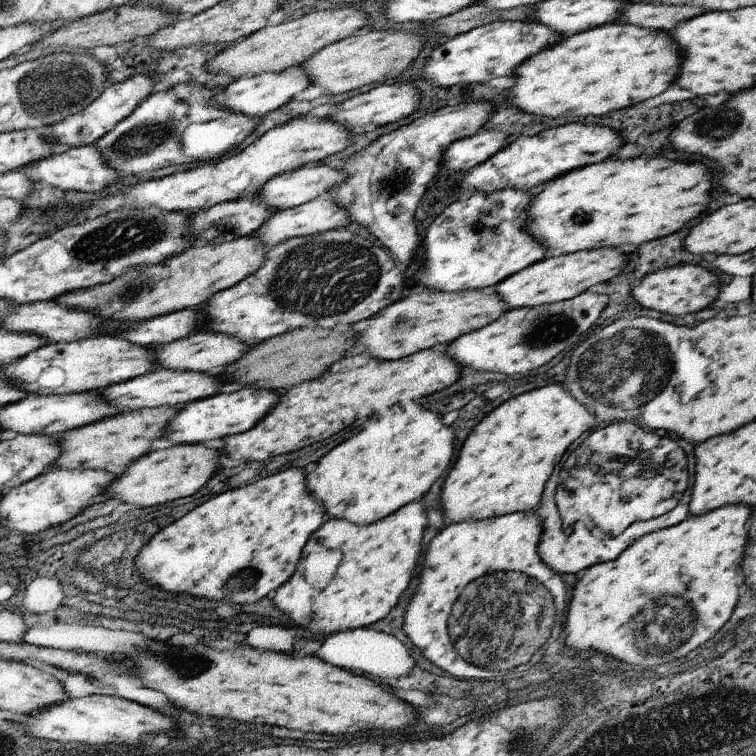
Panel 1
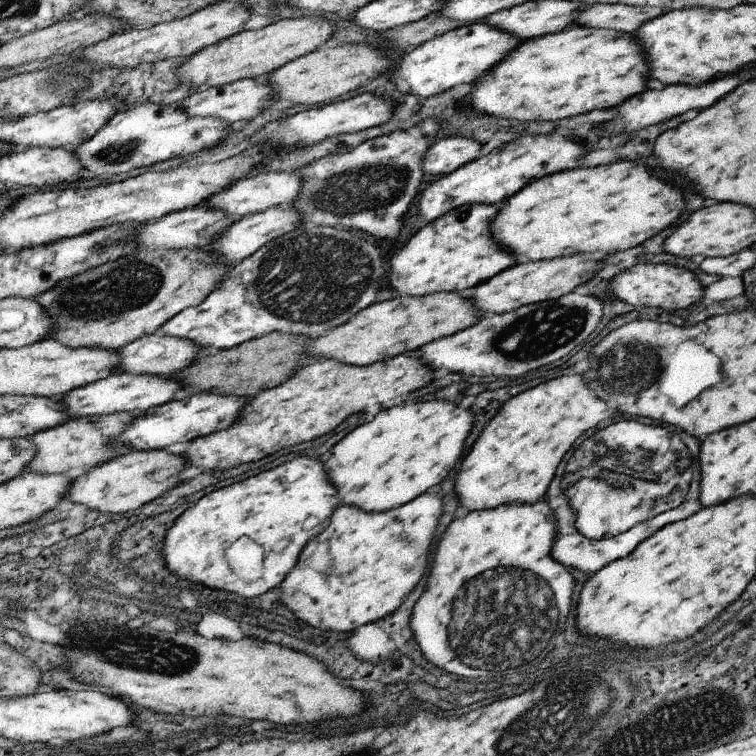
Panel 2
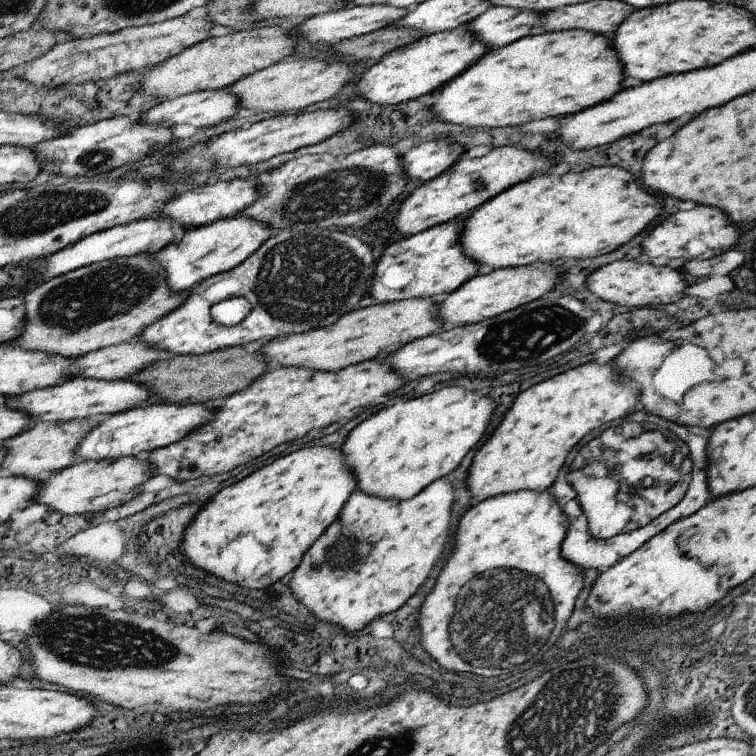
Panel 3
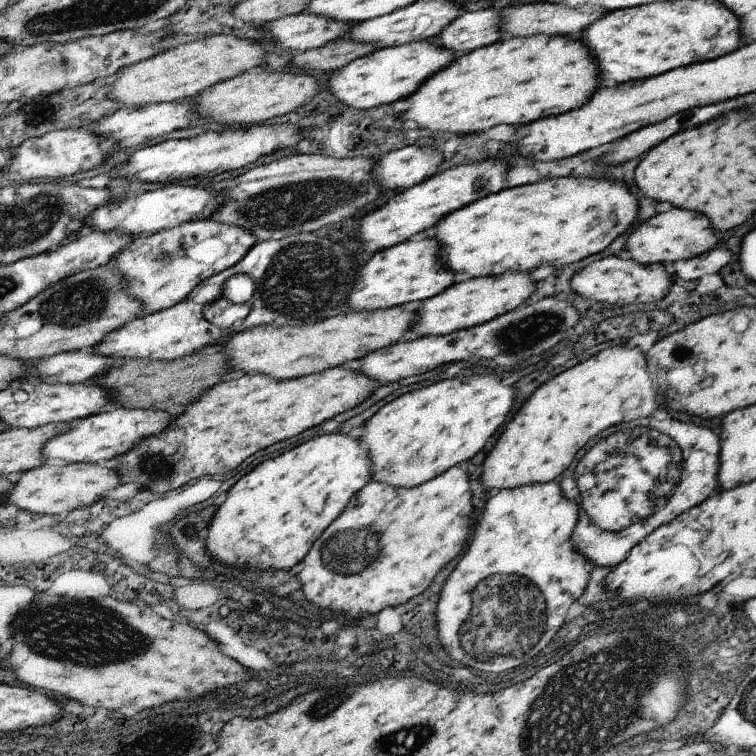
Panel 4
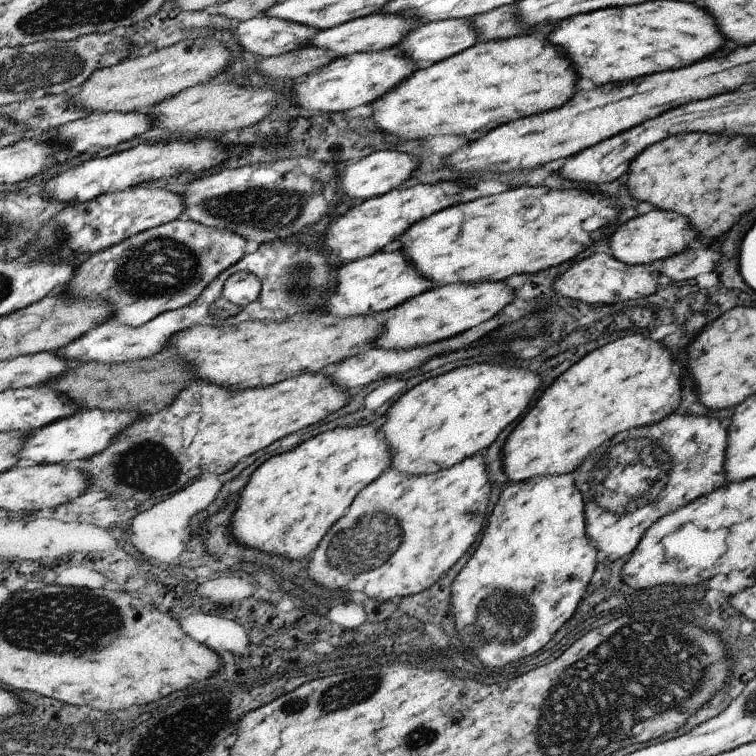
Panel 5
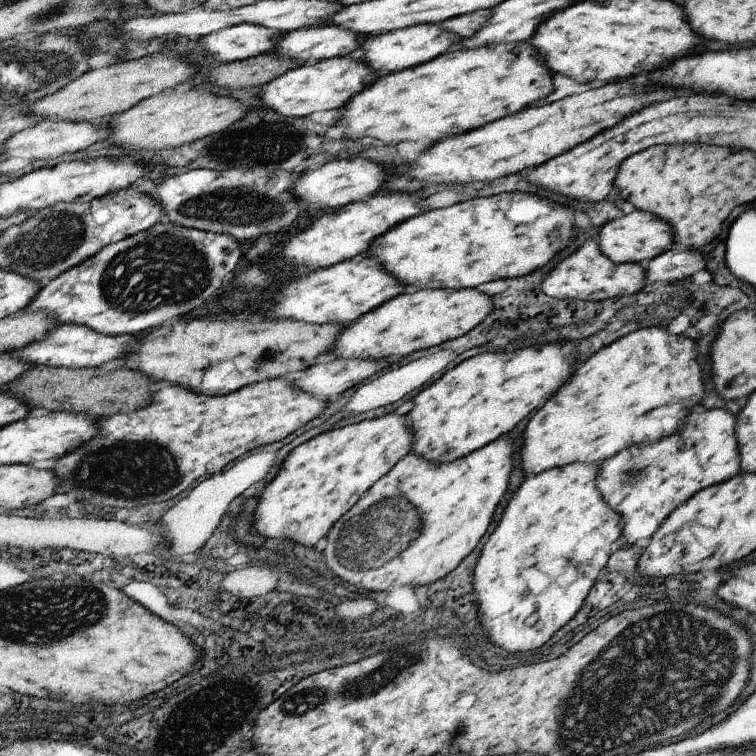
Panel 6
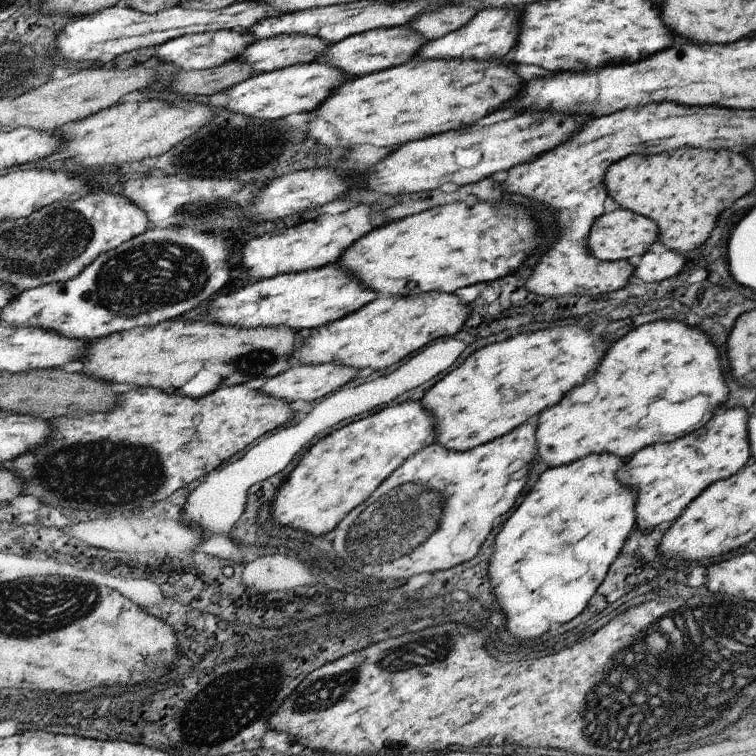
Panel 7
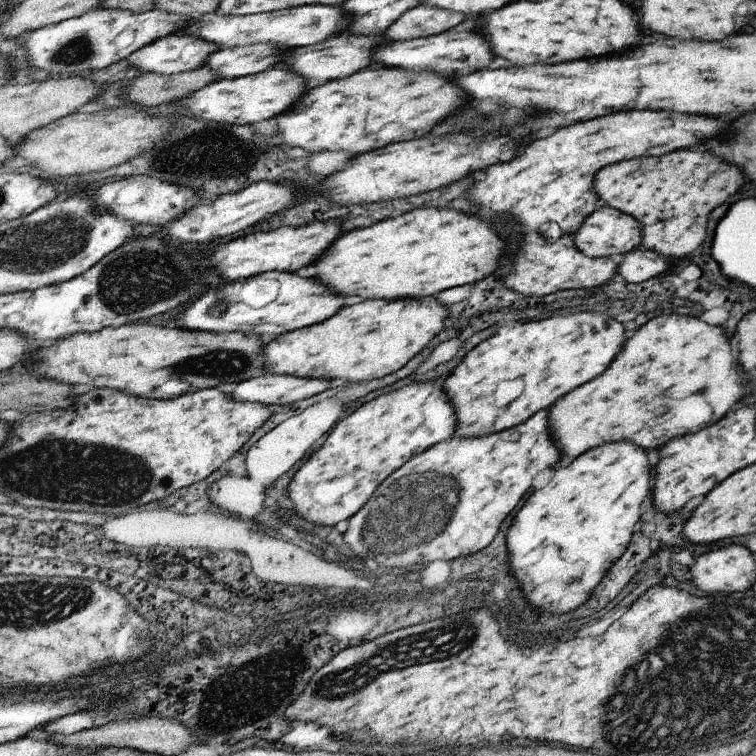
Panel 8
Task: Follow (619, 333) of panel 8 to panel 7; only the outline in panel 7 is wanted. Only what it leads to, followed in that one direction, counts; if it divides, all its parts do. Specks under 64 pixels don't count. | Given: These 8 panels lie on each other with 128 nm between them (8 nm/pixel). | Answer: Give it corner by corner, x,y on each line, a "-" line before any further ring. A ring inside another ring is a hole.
563,326
537,330
533,334
519,334
505,342
494,342
475,350
451,372
435,382
419,402
432,415
433,432
437,443
448,451
463,452
491,439
503,436
516,426
522,425
527,418
541,412
547,406
557,404
563,398
563,392
579,386
587,374
595,368
603,352
605,338
589,334
583,326

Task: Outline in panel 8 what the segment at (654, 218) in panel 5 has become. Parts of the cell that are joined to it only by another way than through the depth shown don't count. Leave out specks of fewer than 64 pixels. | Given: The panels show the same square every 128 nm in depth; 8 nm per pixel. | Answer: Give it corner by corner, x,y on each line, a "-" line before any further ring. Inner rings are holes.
611,207
596,208
588,214
578,226
574,234
576,250
591,258
608,257
613,254
626,254
640,245
642,241
642,226
629,215
623,214

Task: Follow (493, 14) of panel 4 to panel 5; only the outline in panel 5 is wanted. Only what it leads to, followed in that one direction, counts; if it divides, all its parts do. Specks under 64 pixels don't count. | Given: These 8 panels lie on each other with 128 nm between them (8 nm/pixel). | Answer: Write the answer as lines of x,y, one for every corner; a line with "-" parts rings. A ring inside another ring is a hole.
455,18
439,21
430,21
429,23
419,24
415,30
406,35
397,46
402,53
408,57
416,69
425,69
434,63
450,58
471,46
476,44
475,32
468,19

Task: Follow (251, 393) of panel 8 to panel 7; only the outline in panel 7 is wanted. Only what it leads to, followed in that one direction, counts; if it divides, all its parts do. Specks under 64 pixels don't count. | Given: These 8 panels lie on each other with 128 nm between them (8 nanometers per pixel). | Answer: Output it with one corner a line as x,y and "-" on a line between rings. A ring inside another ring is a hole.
321,363
318,365
293,364
286,371
255,383
259,391
285,399
317,400
326,397
345,382
356,378
359,370
343,365

